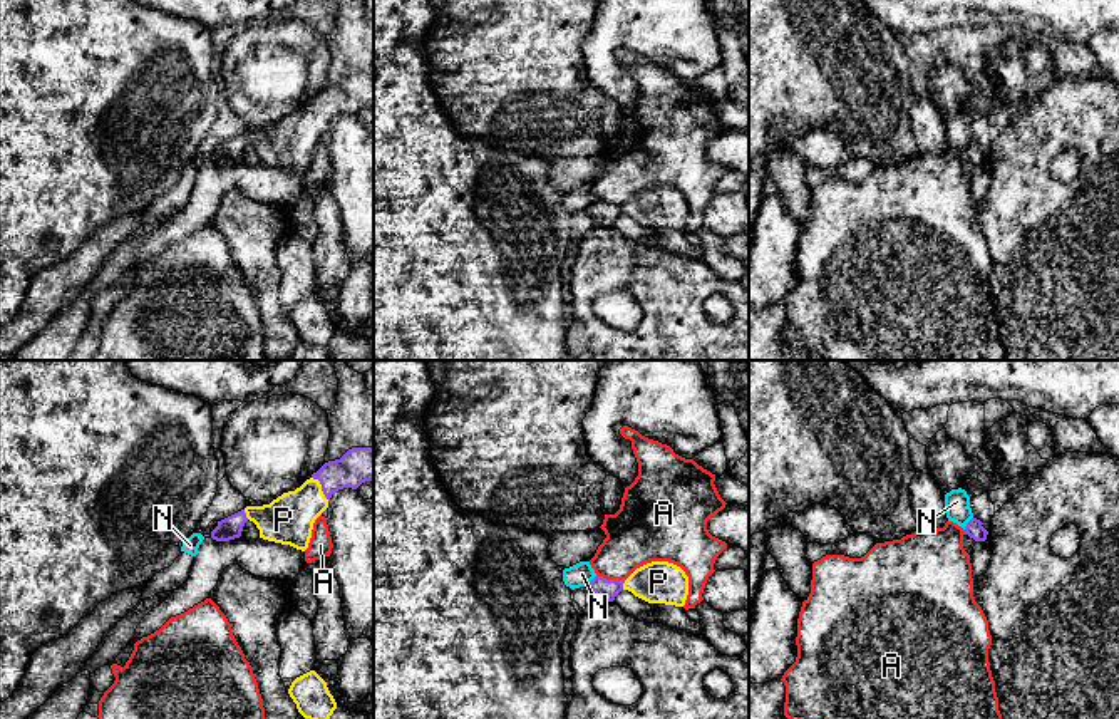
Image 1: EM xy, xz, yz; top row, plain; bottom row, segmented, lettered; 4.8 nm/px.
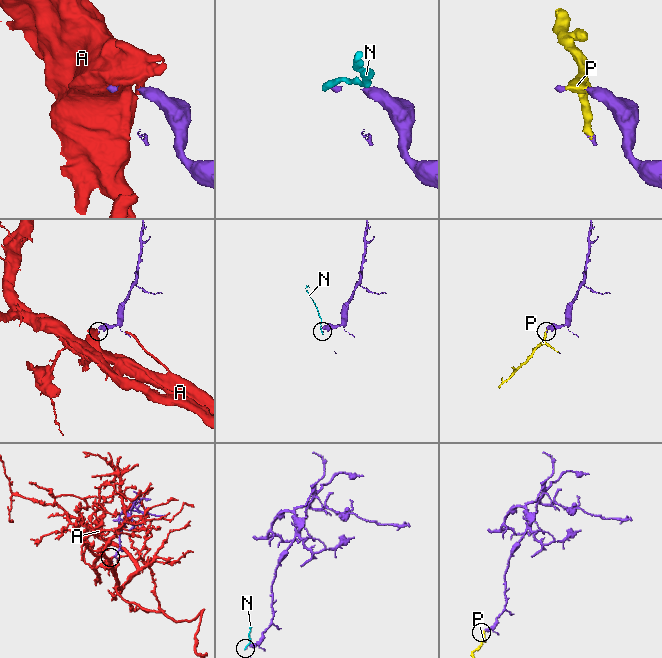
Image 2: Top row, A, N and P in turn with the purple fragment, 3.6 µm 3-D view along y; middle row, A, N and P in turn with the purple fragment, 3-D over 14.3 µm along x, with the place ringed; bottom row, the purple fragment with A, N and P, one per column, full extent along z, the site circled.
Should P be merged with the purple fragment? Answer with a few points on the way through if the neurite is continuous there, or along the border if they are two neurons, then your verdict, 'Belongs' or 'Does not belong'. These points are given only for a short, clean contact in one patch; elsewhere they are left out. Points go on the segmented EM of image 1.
Belongs

